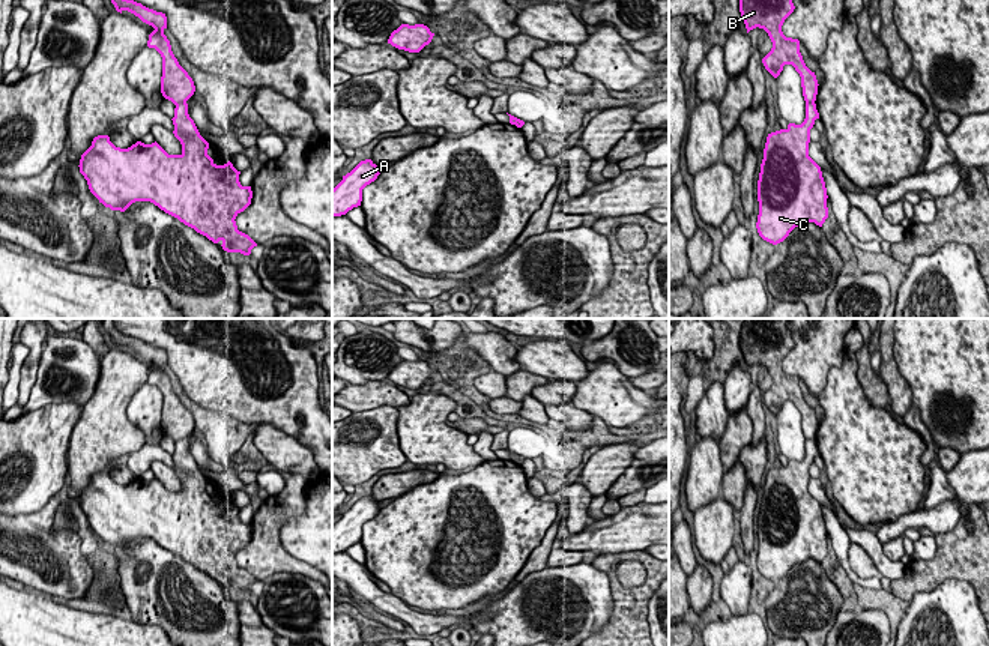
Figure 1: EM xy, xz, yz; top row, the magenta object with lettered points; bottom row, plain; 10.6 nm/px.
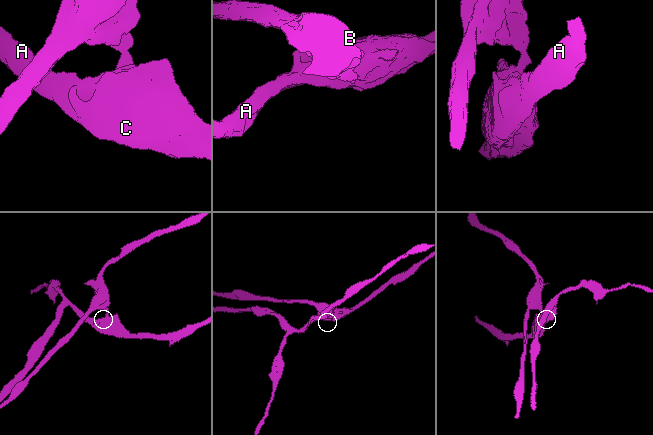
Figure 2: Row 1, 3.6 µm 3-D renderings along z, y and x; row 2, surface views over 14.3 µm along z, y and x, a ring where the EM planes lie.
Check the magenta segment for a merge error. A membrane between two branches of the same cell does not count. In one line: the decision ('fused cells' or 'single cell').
fused cells

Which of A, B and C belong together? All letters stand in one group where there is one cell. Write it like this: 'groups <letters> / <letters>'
groups A C / B

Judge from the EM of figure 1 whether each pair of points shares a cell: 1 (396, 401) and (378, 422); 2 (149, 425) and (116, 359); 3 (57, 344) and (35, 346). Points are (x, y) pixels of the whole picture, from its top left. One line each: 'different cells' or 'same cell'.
1: different cells
2: different cells
3: different cells

